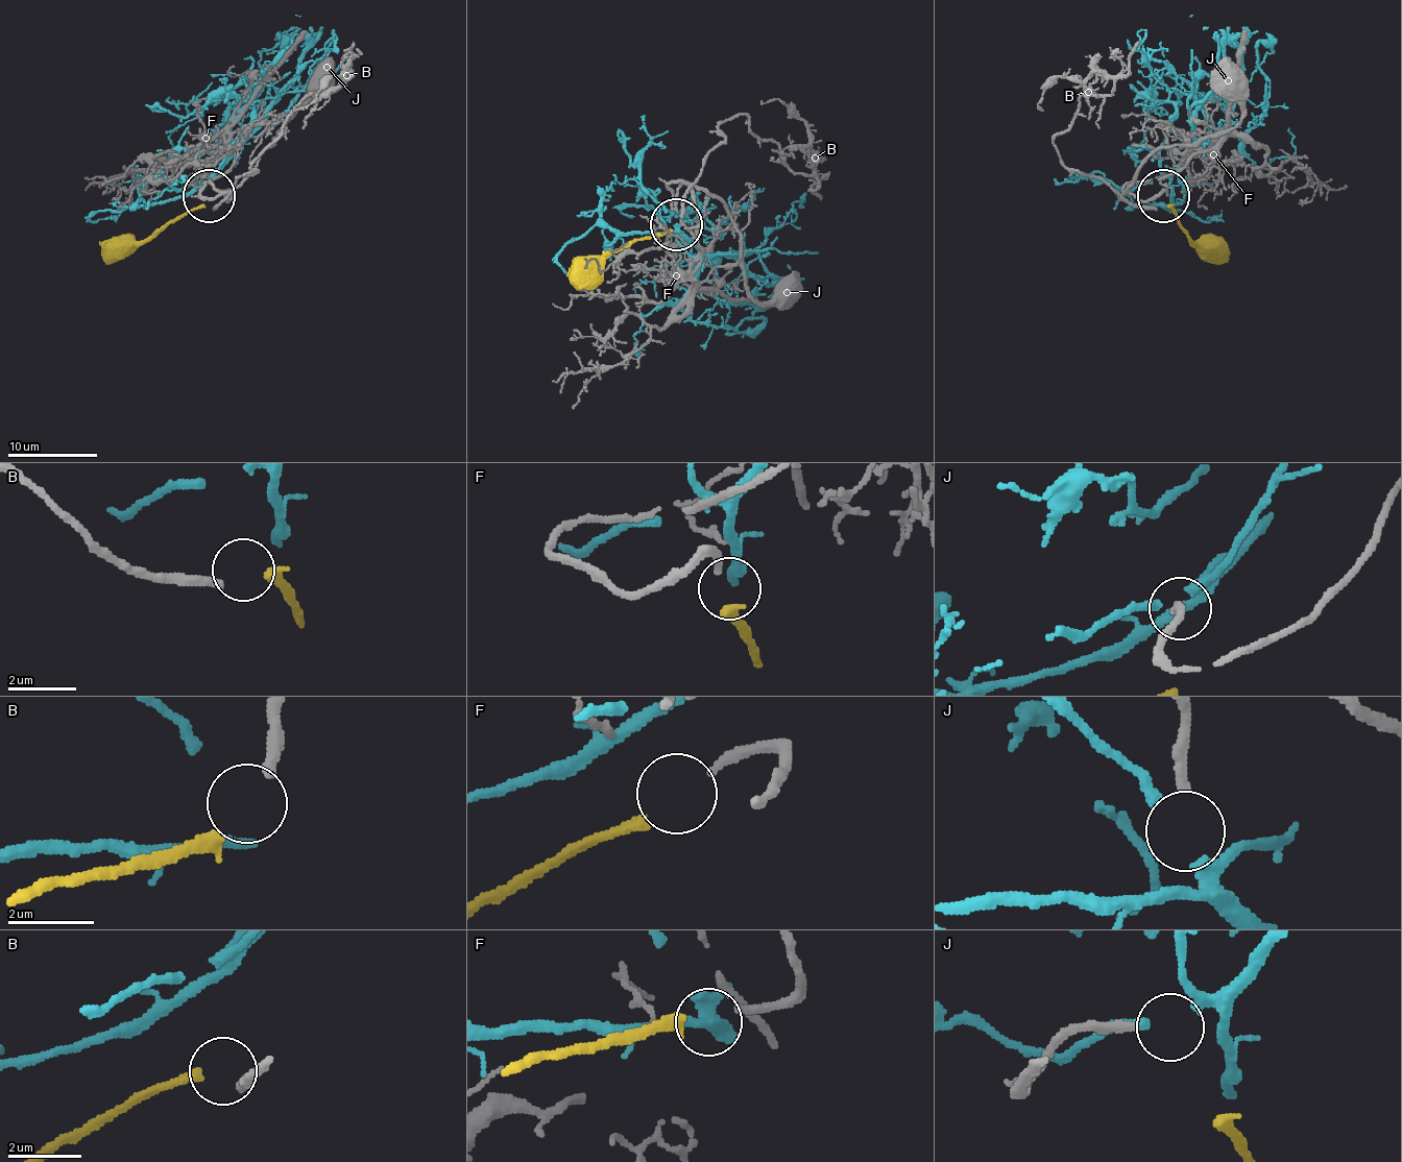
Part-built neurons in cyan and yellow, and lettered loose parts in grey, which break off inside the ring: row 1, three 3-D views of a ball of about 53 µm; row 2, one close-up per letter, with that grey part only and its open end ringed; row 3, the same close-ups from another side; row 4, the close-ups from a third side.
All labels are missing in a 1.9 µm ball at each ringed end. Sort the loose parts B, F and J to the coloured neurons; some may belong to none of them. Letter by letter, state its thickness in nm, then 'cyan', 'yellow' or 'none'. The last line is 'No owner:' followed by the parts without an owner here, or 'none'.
B: 280 nm | yellow
F: 220 nm | none
J: 280 nm | cyan
No owner: F

